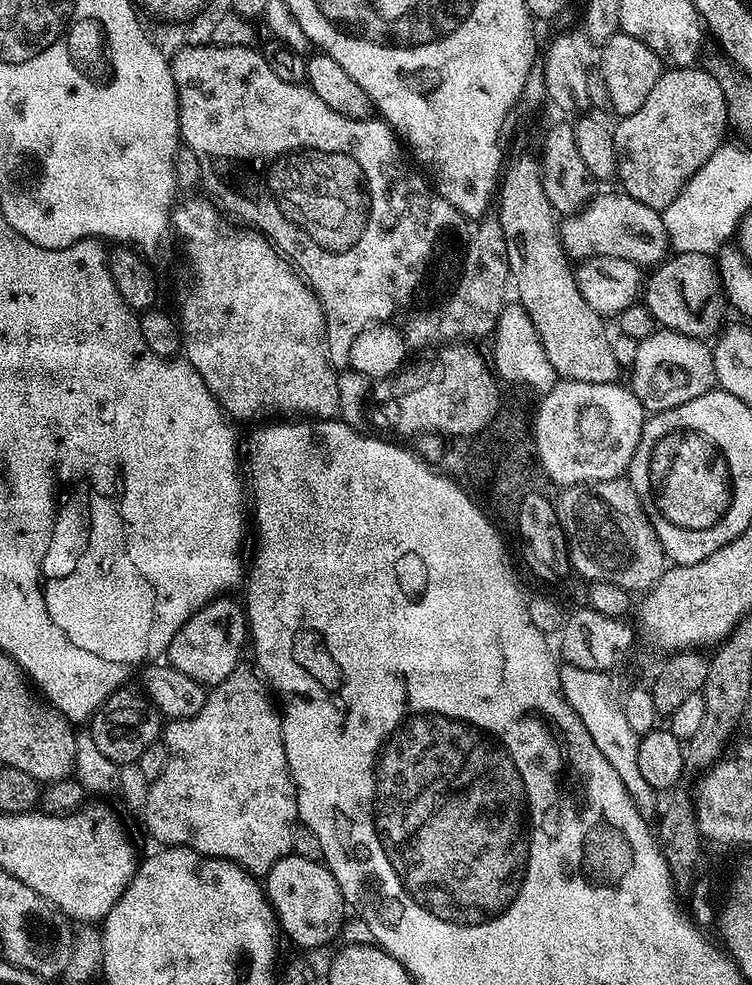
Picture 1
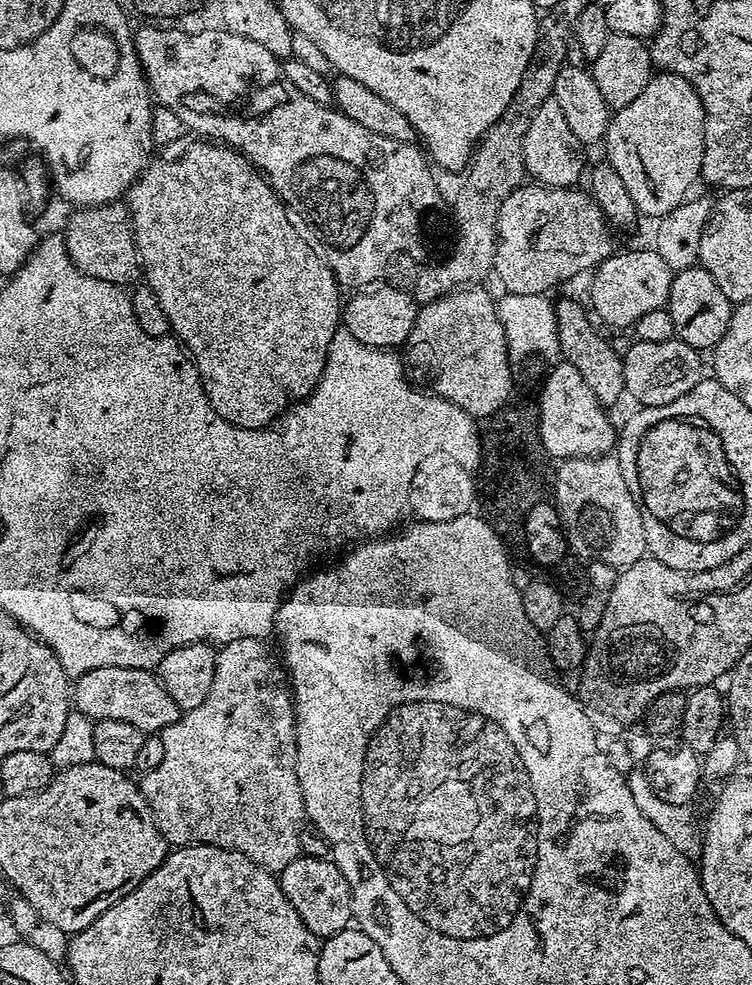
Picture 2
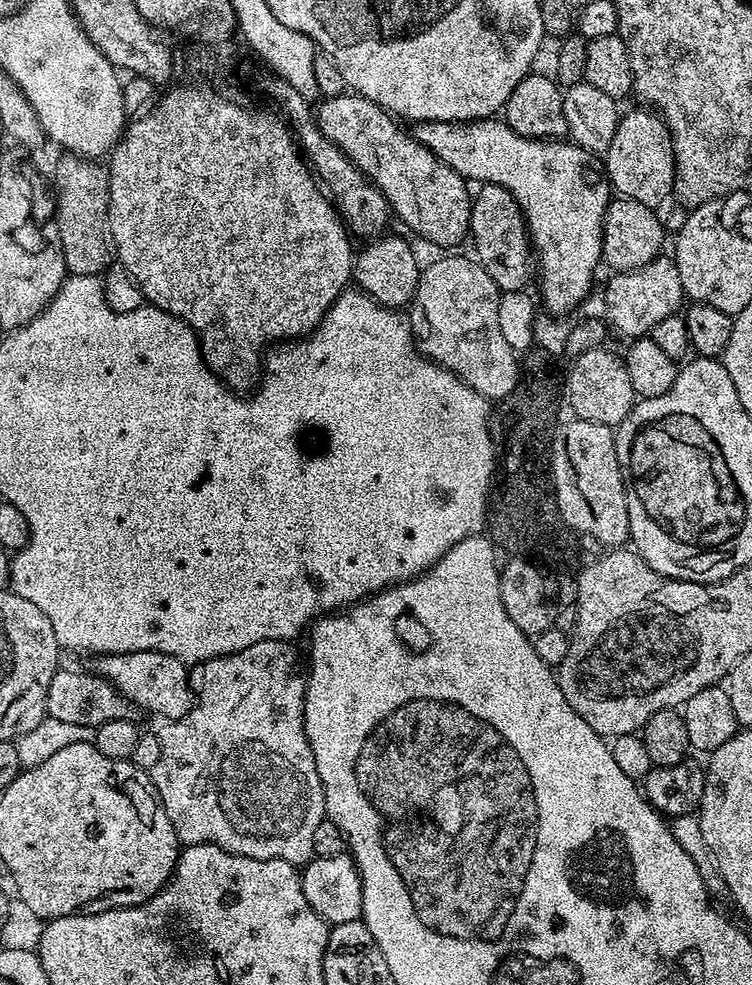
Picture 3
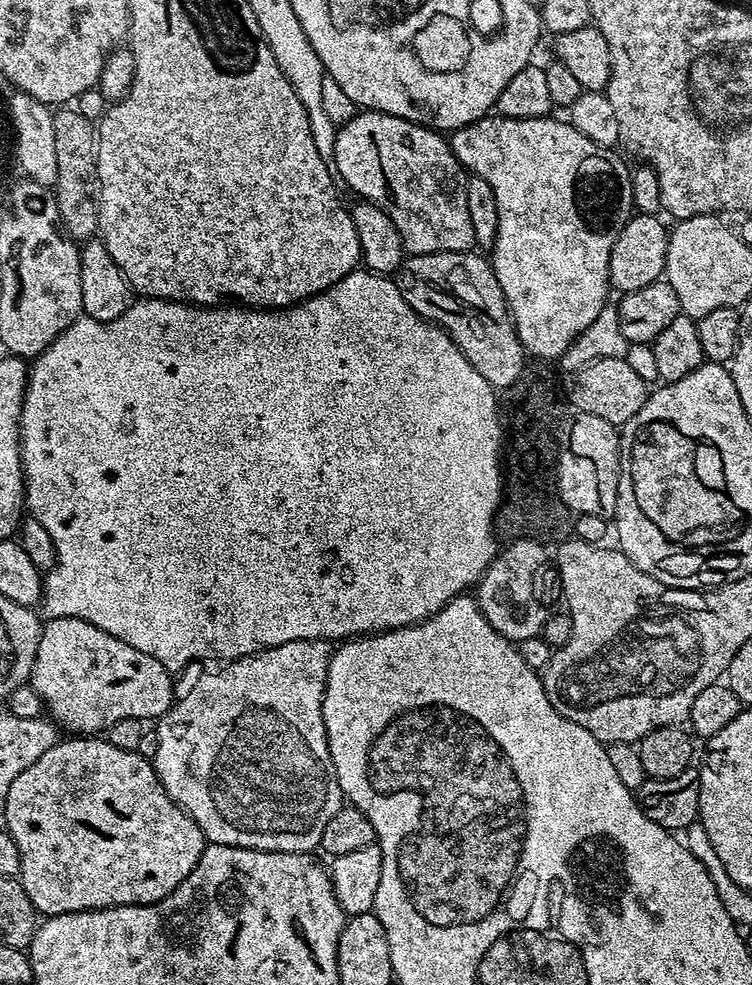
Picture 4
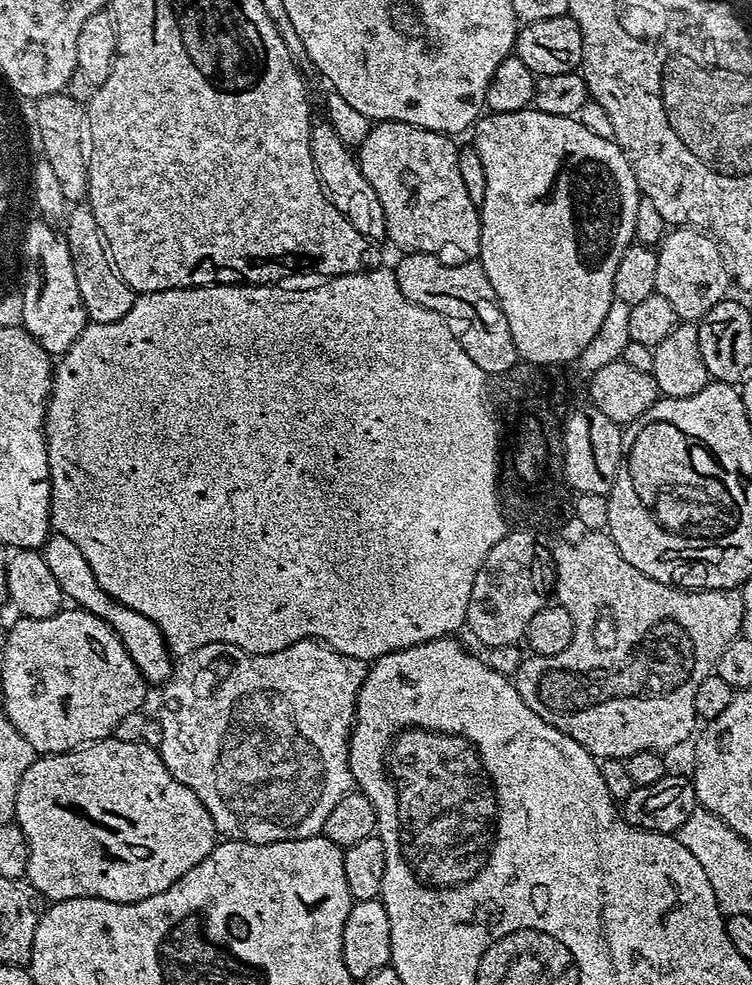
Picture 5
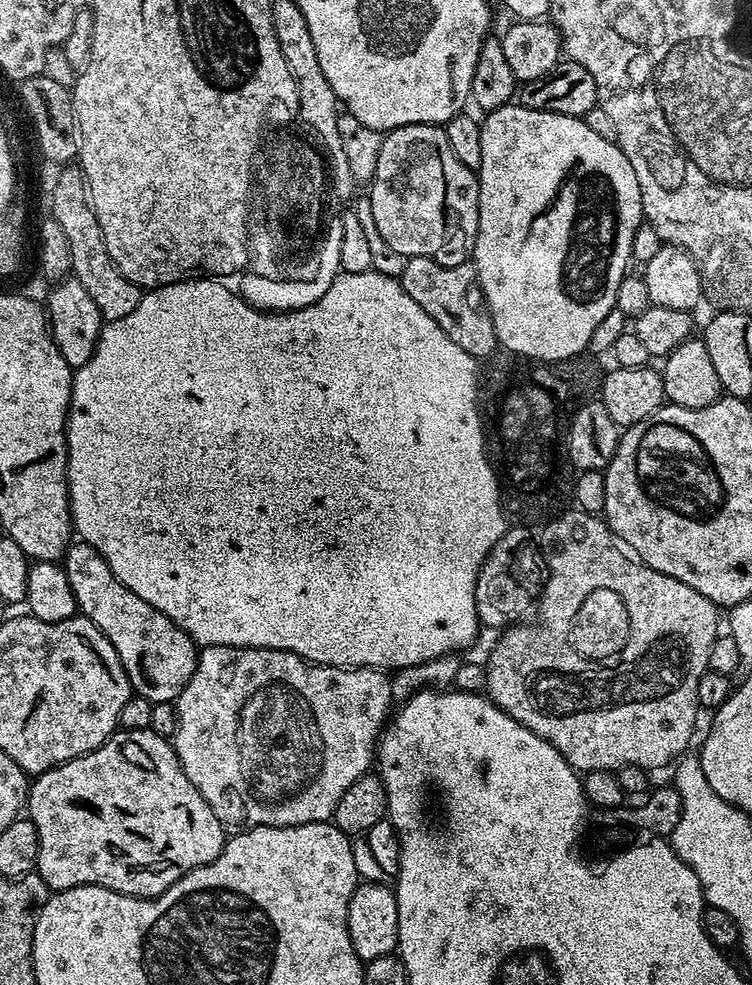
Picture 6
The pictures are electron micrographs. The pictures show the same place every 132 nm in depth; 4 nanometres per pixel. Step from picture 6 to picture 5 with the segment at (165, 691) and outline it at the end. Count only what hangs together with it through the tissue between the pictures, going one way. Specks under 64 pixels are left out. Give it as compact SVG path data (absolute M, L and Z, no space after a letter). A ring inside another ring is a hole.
M53 531L44 544L42 555L46 566L54 573L58 586L62 586L65 597L75 607L83 608L84 611L102 618L112 627L112 633L120 639L122 646L126 646L126 654L134 658L134 666L138 666L138 670L149 685L167 684L172 676L174 657L168 648L164 631L154 622L150 622L146 614L138 614L138 610L130 610L130 606L120 604L110 594L106 594L106 590L98 586L98 578L94 578L94 570L90 570L90 562L86 562L82 550L78 550L76 543L70 542L66 534Z

